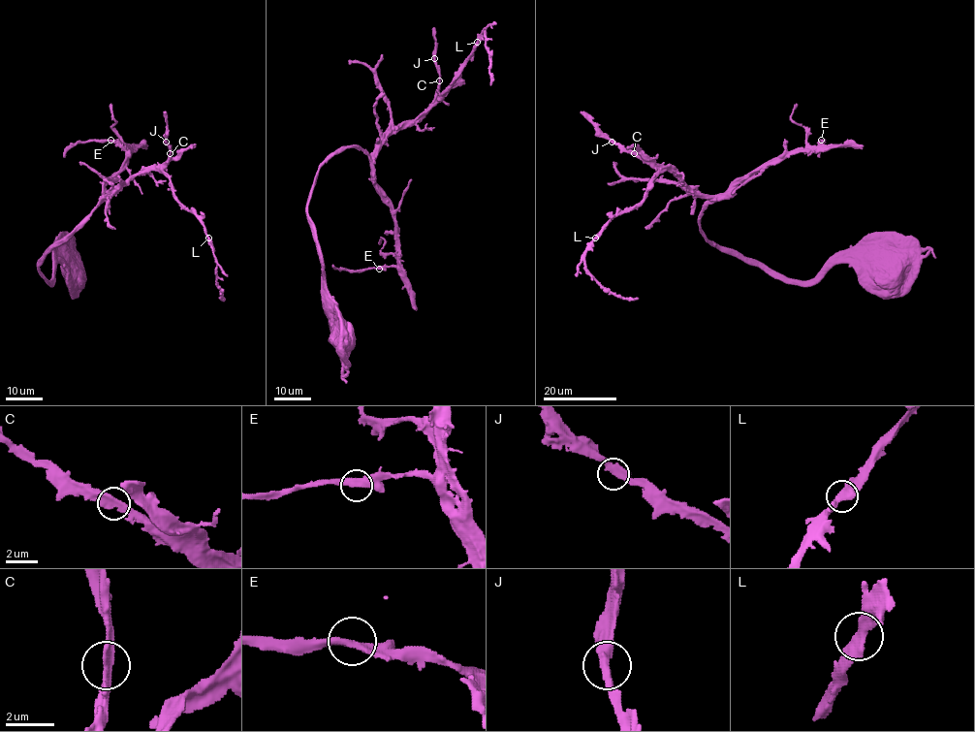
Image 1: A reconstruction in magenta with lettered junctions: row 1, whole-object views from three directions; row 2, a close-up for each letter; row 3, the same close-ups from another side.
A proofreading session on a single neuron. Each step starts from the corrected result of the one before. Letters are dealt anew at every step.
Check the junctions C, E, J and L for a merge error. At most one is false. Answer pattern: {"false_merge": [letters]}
{"false_merge": []}

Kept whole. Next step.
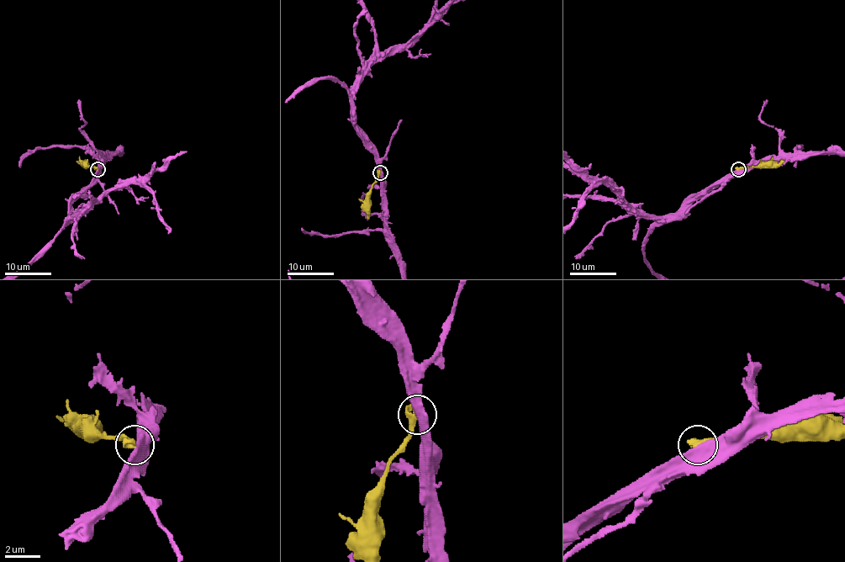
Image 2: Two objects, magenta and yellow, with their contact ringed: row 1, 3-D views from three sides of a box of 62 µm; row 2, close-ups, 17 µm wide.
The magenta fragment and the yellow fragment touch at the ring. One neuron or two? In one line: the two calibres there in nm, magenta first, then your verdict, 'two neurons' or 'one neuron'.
650 nm thick on the magenta side, 440 nm on the other; two neurons

